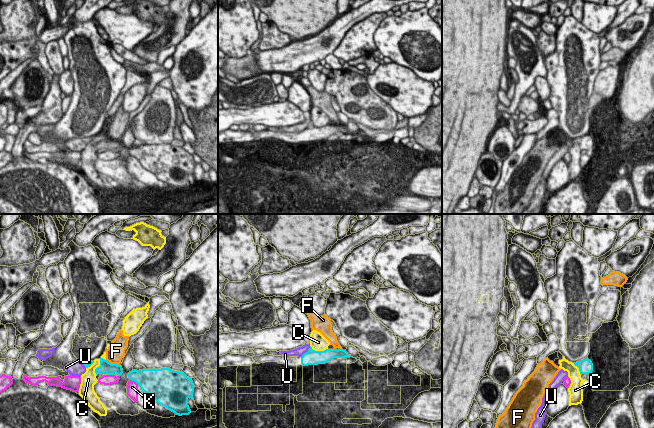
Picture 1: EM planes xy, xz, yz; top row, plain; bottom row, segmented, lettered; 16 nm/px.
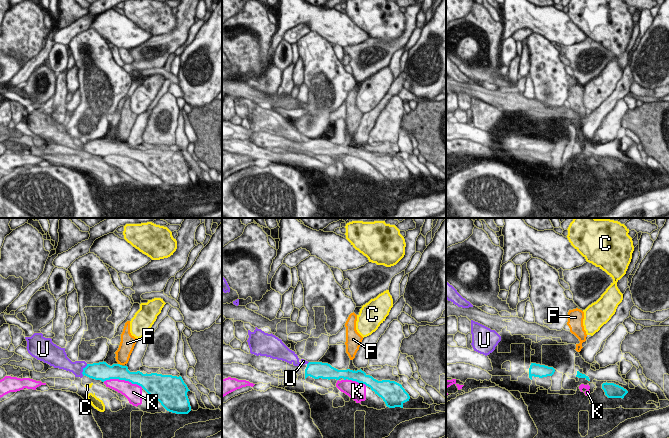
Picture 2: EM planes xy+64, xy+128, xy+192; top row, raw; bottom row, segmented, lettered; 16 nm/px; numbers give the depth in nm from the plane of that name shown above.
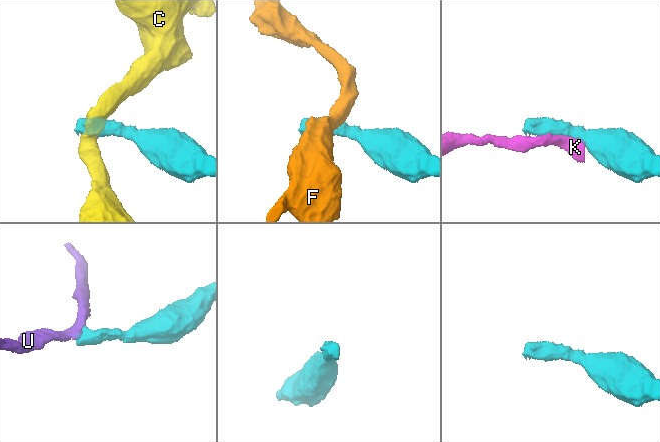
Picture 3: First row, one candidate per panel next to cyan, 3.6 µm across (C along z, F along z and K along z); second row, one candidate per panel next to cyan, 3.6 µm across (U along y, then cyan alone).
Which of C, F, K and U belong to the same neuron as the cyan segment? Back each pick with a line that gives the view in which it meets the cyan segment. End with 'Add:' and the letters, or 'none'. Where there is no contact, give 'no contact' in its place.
Add: none

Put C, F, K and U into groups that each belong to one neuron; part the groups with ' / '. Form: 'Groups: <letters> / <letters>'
Groups: C / F / K / U

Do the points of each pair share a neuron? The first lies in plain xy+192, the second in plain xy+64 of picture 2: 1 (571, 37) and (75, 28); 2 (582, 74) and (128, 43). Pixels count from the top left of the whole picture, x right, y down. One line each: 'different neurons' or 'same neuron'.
1: different neurons
2: different neurons

